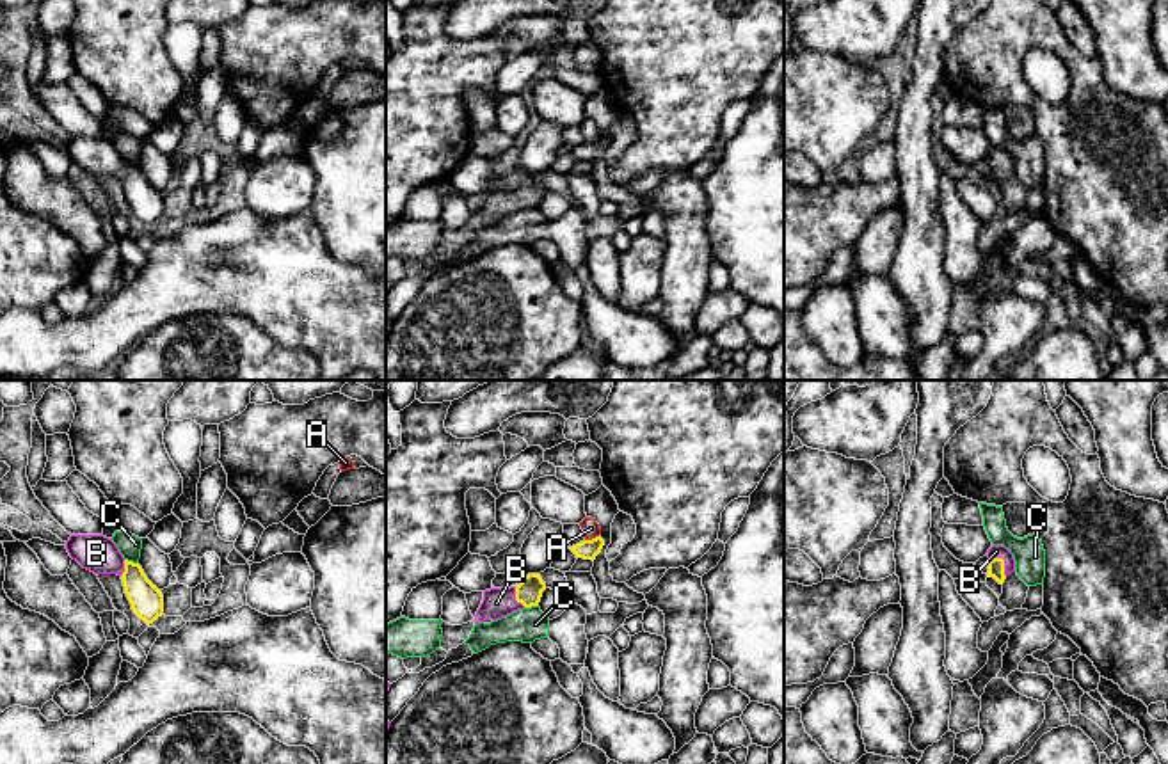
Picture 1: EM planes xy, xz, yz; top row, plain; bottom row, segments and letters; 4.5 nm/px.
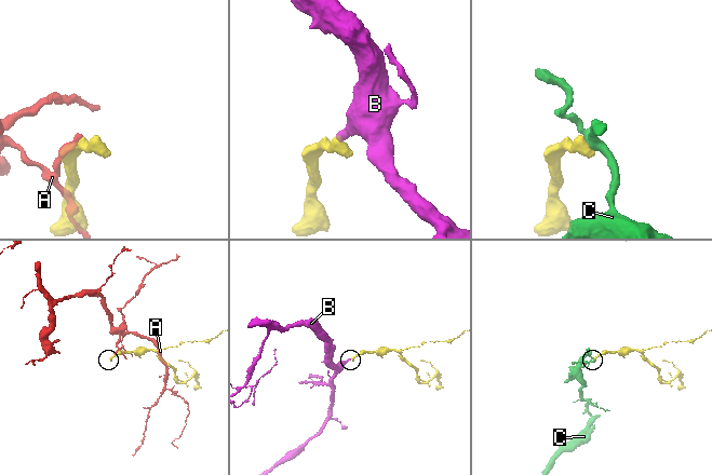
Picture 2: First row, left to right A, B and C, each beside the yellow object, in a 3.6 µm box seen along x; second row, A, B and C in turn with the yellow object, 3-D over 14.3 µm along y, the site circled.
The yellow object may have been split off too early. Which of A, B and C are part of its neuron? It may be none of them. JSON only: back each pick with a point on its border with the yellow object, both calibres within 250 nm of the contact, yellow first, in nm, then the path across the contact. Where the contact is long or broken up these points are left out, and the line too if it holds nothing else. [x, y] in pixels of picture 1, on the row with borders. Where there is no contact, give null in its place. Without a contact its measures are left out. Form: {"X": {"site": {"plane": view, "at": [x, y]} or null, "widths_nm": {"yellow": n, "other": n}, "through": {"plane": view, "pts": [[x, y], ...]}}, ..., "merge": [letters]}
{"B": {"site": {"plane": "yz", "at": [1003, 562]}, "widths_nm": {"yellow": 80, "other": 60}, "through": {"plane": "yz", "pts": [[996, 565], [1003, 562], [996, 551]]}}, "merge": ["B"]}

